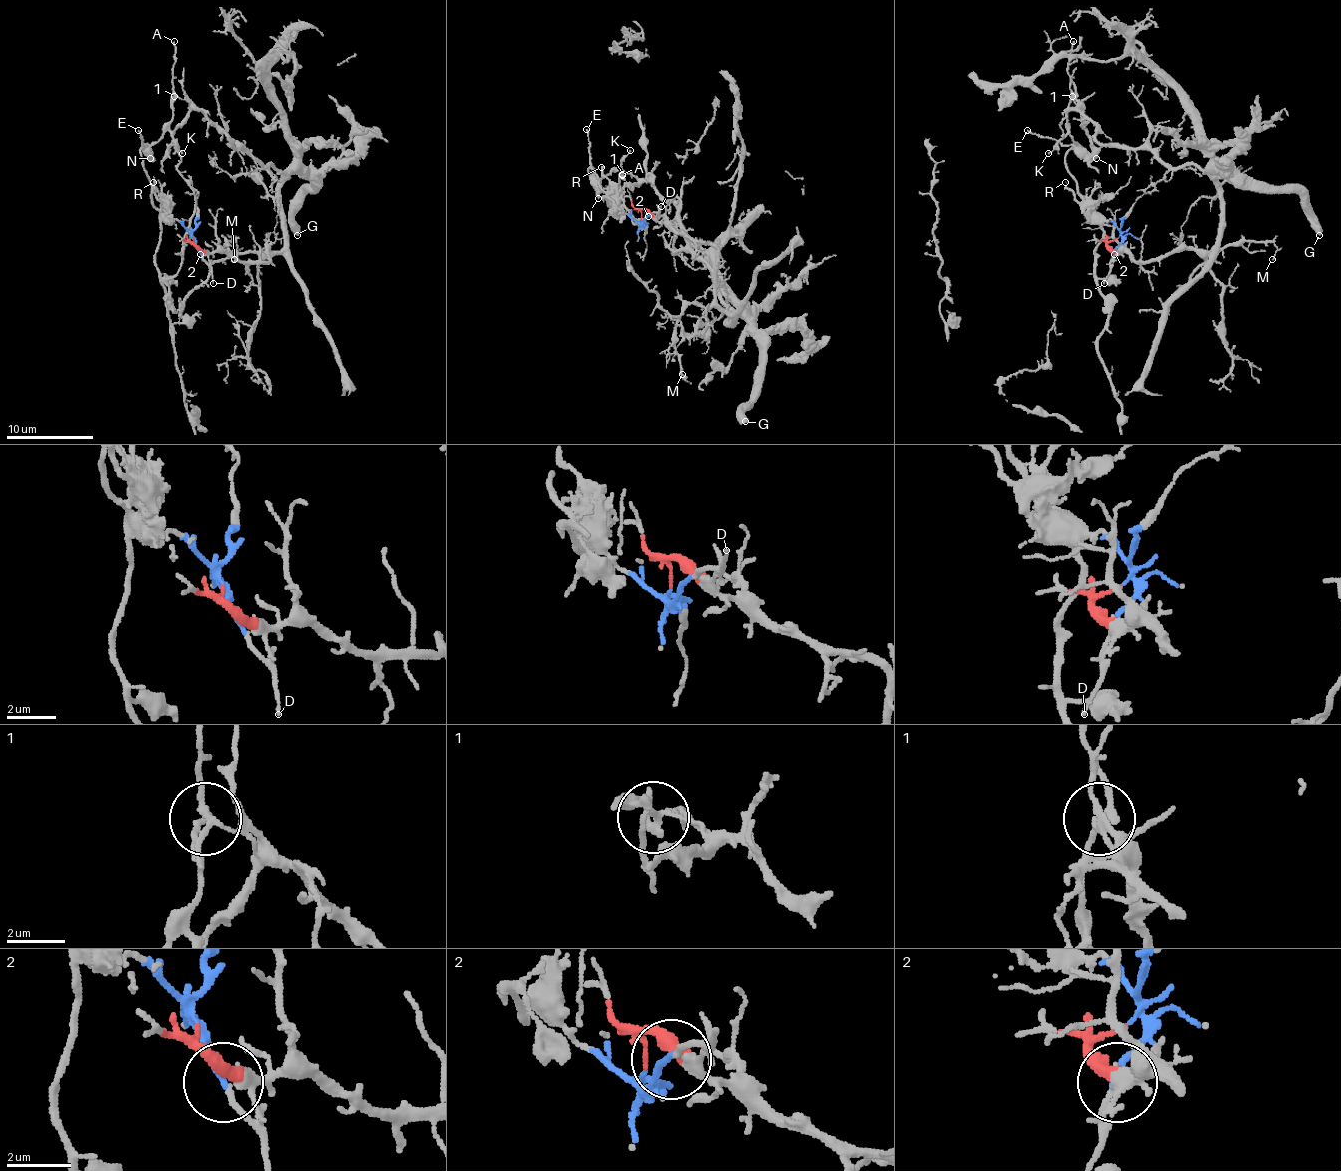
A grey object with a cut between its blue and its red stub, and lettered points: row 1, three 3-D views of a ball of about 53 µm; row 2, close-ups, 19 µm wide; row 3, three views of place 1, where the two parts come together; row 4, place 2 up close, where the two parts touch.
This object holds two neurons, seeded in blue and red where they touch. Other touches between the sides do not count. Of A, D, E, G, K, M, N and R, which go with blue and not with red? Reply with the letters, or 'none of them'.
A, D, E, K, N, R

